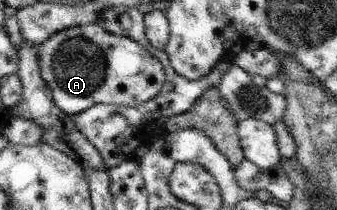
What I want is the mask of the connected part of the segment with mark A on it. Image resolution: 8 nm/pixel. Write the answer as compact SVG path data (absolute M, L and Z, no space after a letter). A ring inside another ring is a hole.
M98 23L60 31L41 44L40 48L41 75L52 91L55 105L70 117L100 103L127 107L140 106L158 96L166 82L162 63L150 51L140 46L137 40L112 34Z

